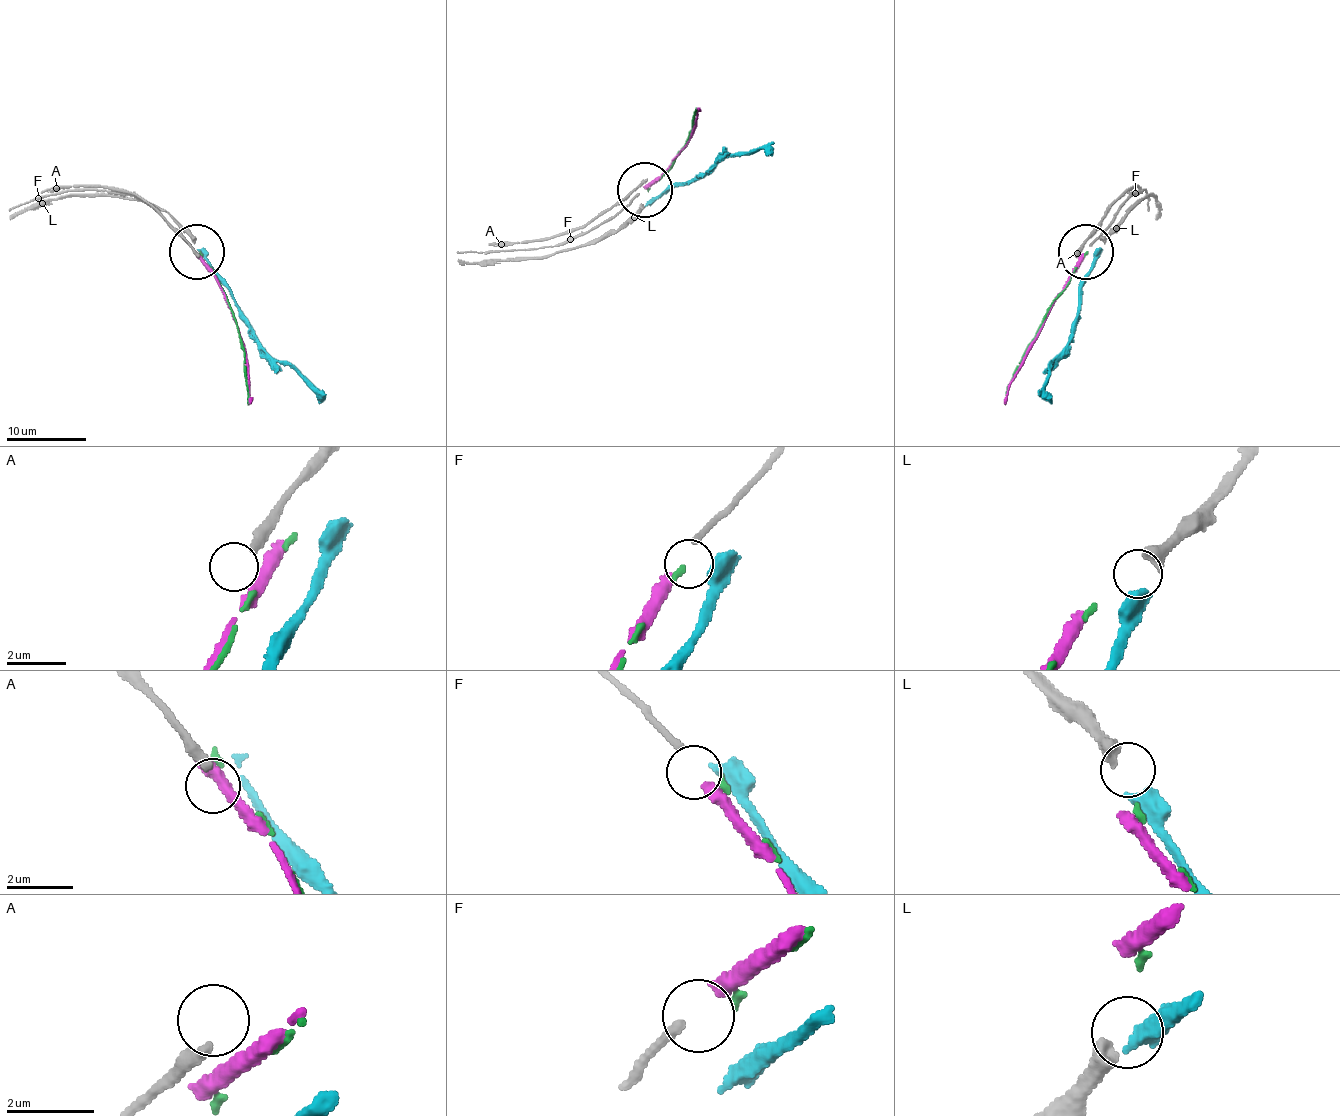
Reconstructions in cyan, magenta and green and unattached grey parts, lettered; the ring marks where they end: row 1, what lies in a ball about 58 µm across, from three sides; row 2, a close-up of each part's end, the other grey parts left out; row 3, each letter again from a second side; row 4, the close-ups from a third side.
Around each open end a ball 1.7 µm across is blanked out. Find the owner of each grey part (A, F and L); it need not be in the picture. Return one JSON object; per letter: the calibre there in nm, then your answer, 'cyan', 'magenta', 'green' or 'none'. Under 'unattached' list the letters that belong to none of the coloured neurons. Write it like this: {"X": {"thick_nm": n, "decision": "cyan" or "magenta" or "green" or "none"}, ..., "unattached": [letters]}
{"A": {"thick_nm": 320, "decision": "none"}, "F": {"thick_nm": 200, "decision": "magenta"}, "L": {"thick_nm": 440, "decision": "cyan"}, "unattached": ["A"]}

